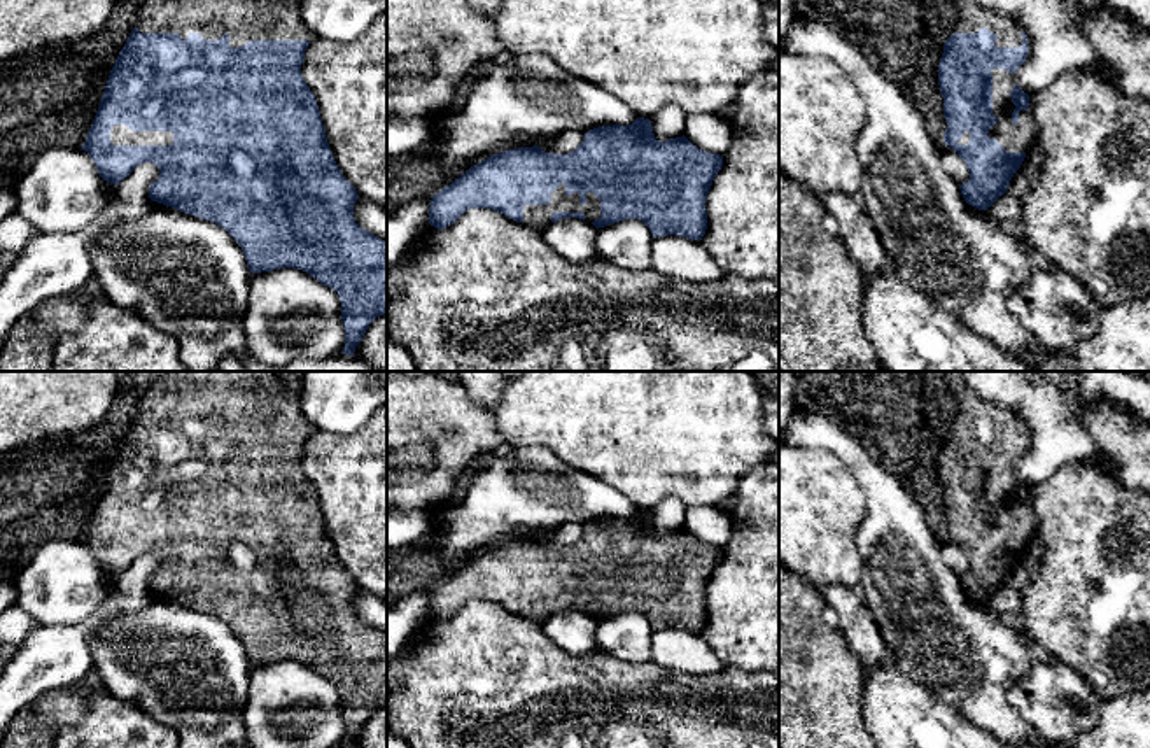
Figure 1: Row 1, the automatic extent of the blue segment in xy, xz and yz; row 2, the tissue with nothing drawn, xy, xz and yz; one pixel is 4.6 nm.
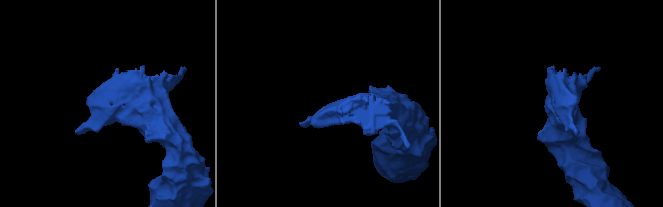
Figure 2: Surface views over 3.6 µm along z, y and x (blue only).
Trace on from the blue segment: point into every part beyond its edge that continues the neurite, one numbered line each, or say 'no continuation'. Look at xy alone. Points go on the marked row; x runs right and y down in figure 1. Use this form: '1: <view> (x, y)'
1: xy (242, 20)

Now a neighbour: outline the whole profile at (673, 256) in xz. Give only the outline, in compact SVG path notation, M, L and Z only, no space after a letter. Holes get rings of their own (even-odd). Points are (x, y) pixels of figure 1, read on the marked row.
M677 235L653 240L651 268L663 277L690 284L718 282L726 277L702 242Z

